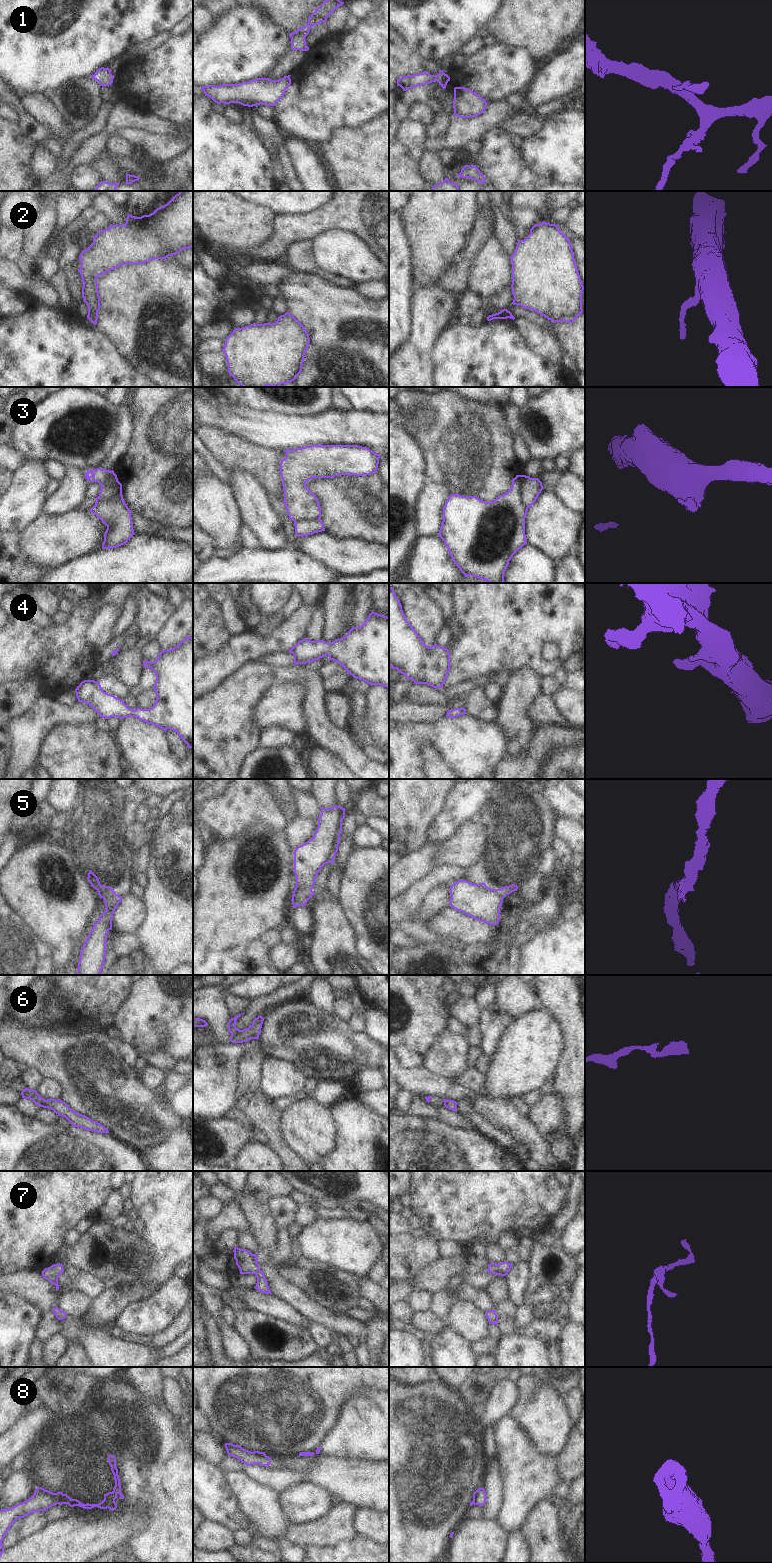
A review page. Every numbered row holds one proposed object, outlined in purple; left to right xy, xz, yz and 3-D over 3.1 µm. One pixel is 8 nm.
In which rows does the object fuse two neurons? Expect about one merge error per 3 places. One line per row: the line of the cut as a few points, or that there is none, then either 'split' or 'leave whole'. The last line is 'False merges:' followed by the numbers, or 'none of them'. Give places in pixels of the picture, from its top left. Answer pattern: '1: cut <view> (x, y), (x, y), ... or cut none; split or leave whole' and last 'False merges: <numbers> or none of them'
1: cut none; leave whole
2: cut none; leave whole
3: cut yz (523, 475), (521, 501), (528, 507); split
4: cut none; leave whole
5: cut xz (296, 884), (311, 891); split
6: cut xz (242, 1030), (237, 1034), (231, 1035); split
7: cut none; leave whole
8: cut xy (57, 1493), (64, 1498), (65, 1503); split
False merges: 3, 5, 6, 8

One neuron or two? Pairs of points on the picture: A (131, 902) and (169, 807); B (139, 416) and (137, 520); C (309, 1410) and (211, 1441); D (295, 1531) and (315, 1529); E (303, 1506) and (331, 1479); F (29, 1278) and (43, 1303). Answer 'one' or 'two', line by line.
A: two
B: two
C: two
D: one
E: two
F: one

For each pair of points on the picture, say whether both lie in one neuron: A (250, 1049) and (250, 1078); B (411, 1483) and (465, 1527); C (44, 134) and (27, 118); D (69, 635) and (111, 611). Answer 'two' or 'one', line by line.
A: one
B: two
C: one
D: two

